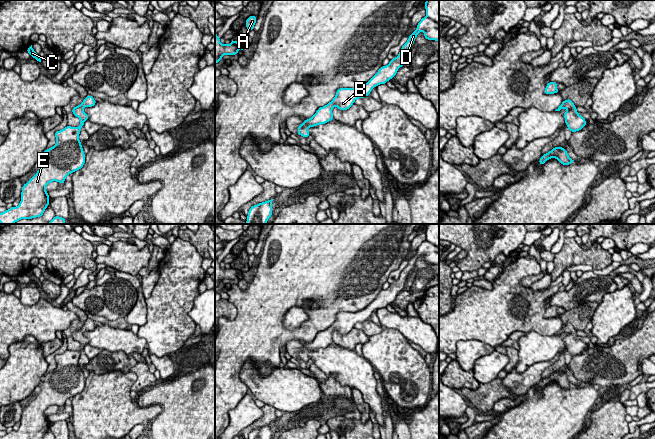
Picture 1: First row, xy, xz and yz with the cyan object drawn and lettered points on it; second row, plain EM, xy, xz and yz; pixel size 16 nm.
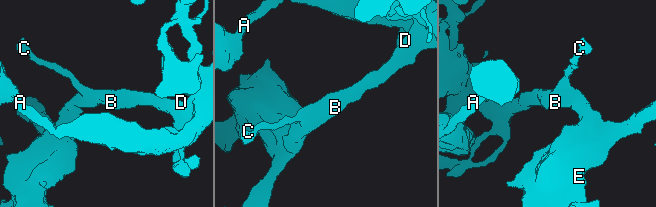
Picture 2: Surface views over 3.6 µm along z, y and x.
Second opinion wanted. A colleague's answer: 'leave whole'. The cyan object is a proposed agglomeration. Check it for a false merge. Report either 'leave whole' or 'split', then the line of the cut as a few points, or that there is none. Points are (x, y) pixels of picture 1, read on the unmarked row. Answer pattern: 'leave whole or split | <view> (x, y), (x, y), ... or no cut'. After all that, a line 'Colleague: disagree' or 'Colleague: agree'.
leave whole | no cut
Colleague: agree

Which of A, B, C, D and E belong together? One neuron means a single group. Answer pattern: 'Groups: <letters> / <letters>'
Groups: A B C D E

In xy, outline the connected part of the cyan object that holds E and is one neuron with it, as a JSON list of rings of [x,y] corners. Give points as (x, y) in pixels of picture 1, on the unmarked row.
[[[88,319],[81,329],[72,333],[73,339],[81,345],[80,350],[66,350],[55,356],[57,367],[43,376],[40,384],[41,391],[22,411],[19,429],[7,433],[0,439],[43,439],[50,428],[50,421],[45,411],[53,405],[63,408],[67,399],[81,393],[85,387],[79,358],[89,339],[83,333],[93,331],[96,327],[94,321]]]

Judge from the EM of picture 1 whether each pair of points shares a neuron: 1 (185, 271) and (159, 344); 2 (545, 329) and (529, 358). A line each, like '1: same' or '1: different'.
1: same
2: different

